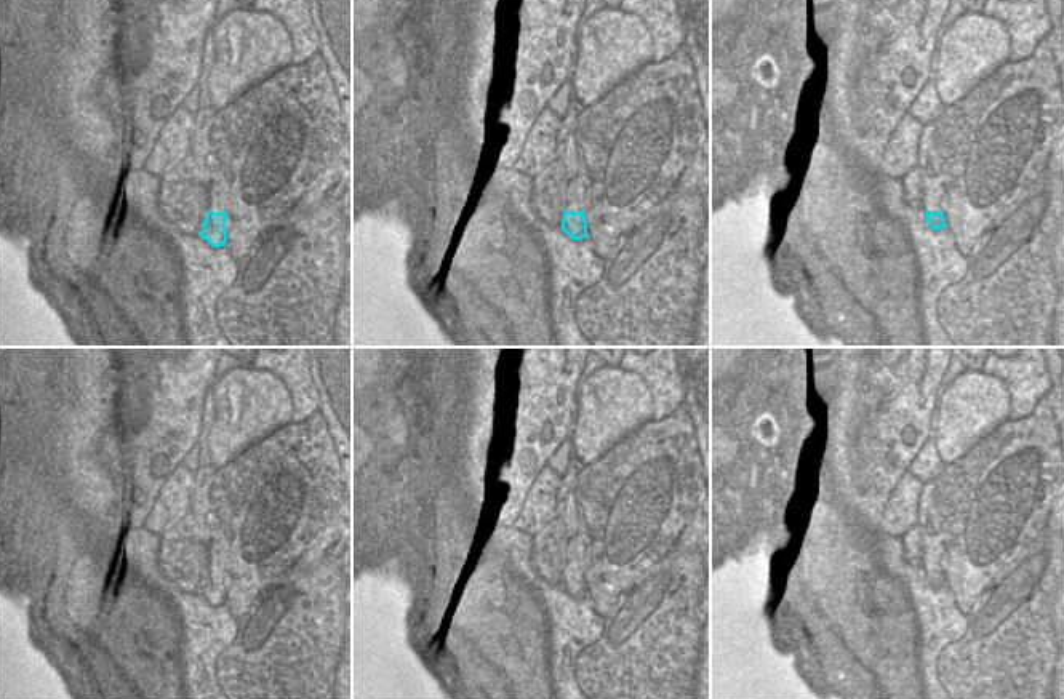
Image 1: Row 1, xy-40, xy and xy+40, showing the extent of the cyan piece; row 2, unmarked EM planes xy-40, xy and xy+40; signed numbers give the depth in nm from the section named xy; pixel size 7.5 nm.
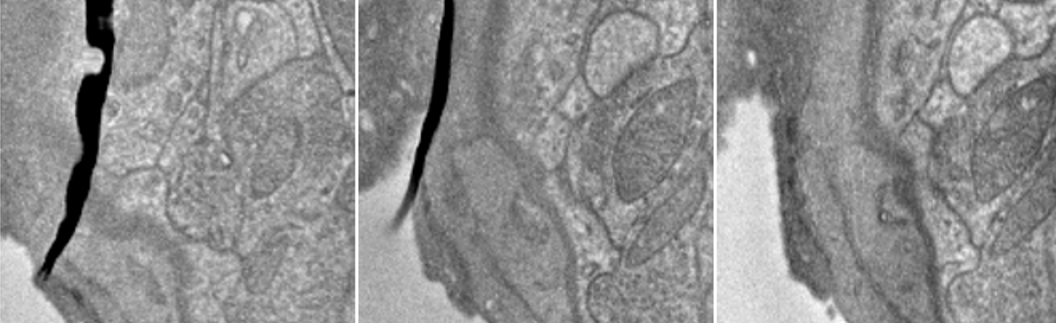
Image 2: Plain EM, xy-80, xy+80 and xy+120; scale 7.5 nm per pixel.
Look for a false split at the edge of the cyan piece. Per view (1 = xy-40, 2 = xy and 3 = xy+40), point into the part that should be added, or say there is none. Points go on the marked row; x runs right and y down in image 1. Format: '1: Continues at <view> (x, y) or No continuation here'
1: Continues at xy-40 (205, 151)
2: Continues at xy (567, 146)
3: Continues at xy+40 (933, 179)

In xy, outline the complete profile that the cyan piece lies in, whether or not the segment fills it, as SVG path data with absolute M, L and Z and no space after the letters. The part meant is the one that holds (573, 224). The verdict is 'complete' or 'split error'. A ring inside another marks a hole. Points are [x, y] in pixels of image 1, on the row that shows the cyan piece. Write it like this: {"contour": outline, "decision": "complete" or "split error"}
{"contour": "M573 107L562 118L562 128L557 134L557 158L568 178L568 200L565 203L562 230L573 240L587 238L587 197L581 192L589 186L597 186L595 176L586 176L582 171L582 160L576 157L578 141L574 138L578 131L578 120L581 109Z", "decision": "split error"}

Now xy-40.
{"contour": "M213 26L210 27L205 48L203 48L203 75L198 86L206 88L206 106L200 118L200 128L194 138L192 155L198 166L210 176L210 210L206 219L203 221L203 229L200 237L205 238L211 246L227 246L227 210L229 197L222 192L230 186L238 186L237 176L227 176L224 171L224 160L218 157L219 154L219 120L222 117L222 109L219 109L211 94L211 72L216 62L216 50L213 46Z", "decision": "split error"}

